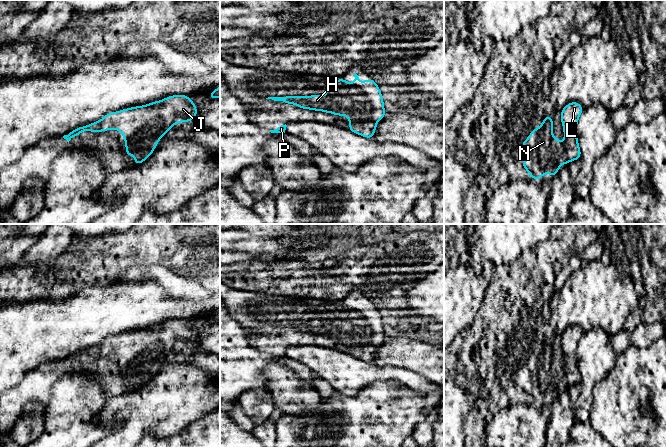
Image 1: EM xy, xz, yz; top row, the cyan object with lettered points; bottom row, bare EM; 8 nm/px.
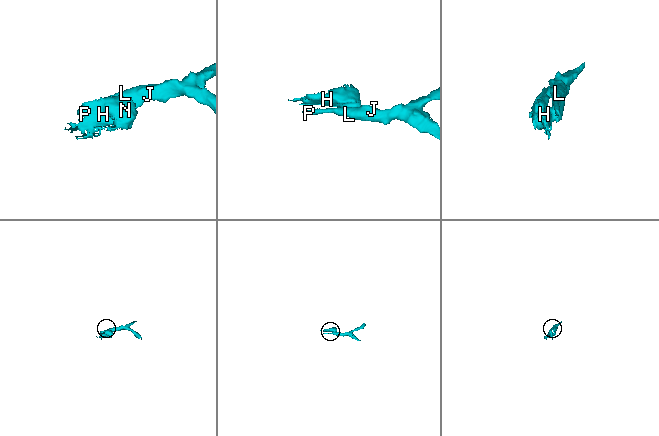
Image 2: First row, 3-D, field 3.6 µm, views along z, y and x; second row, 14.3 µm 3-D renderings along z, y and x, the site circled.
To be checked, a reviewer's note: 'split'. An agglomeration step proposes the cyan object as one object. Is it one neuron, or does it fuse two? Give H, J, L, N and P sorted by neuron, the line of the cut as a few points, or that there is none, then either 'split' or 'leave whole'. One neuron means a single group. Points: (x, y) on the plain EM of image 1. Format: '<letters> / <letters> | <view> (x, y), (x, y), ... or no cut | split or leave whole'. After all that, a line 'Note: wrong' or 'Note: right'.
H J L N P | no cut | leave whole
Note: wrong

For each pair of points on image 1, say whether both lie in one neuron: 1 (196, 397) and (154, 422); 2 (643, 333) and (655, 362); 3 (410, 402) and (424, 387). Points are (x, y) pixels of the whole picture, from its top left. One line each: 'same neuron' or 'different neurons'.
1: same neuron
2: different neurons
3: different neurons

